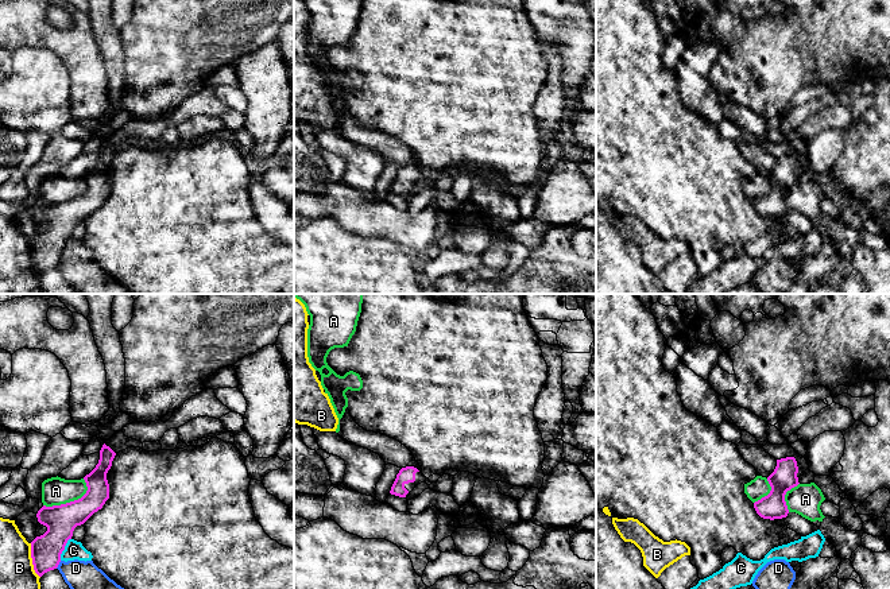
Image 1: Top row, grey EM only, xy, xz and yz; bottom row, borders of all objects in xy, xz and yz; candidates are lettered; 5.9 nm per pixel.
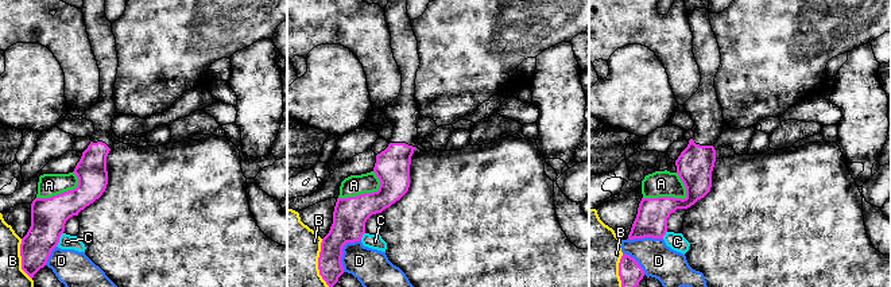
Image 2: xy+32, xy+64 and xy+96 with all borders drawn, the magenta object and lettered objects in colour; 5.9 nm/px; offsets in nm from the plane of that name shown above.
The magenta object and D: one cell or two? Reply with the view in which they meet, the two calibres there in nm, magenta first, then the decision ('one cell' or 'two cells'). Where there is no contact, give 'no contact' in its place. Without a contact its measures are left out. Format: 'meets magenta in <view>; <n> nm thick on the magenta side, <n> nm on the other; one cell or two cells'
meets magenta in xy; 180 nm thick on the magenta side, 180 nm on the other; two cells

